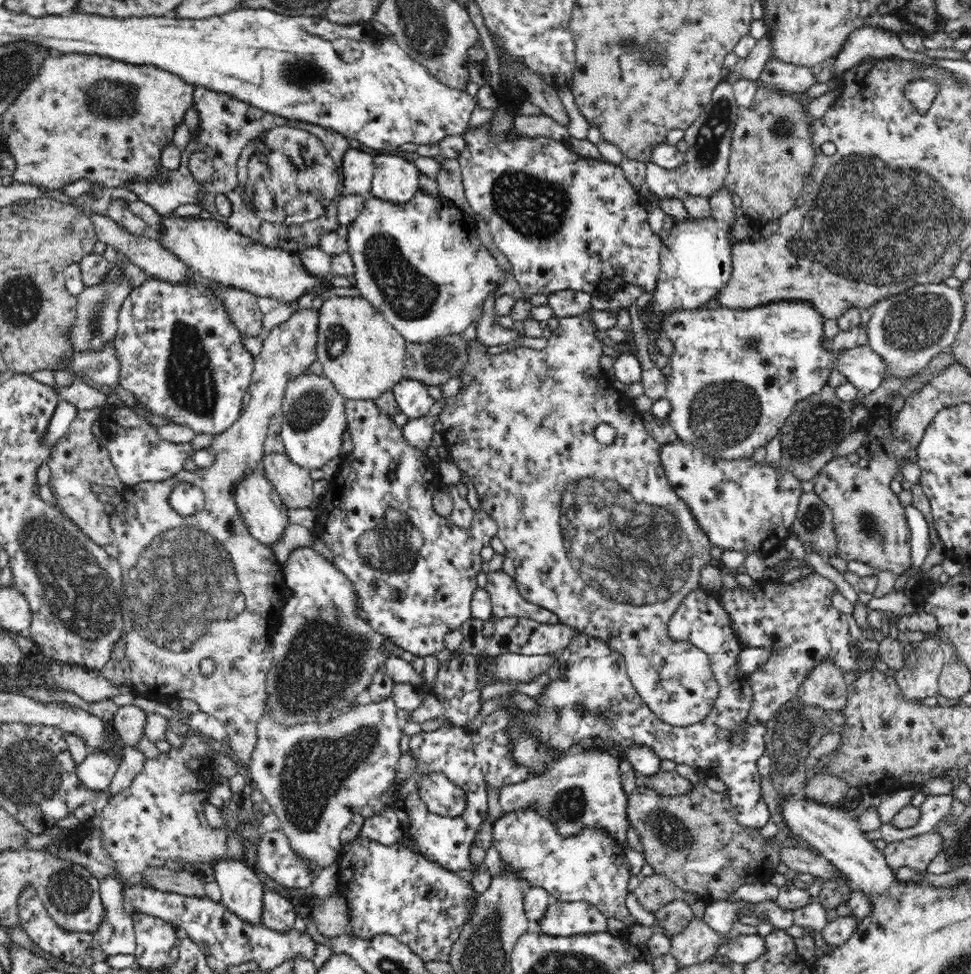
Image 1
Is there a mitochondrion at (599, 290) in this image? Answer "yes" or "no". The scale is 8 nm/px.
no

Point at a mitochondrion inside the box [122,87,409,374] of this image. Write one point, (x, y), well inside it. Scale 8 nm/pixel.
(284, 174)

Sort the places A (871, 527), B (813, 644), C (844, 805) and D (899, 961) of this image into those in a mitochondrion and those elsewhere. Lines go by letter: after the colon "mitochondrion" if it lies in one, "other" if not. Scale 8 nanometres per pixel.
A: mitochondrion
B: other
C: other
D: other

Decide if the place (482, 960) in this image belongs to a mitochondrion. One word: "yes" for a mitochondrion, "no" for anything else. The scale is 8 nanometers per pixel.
yes

